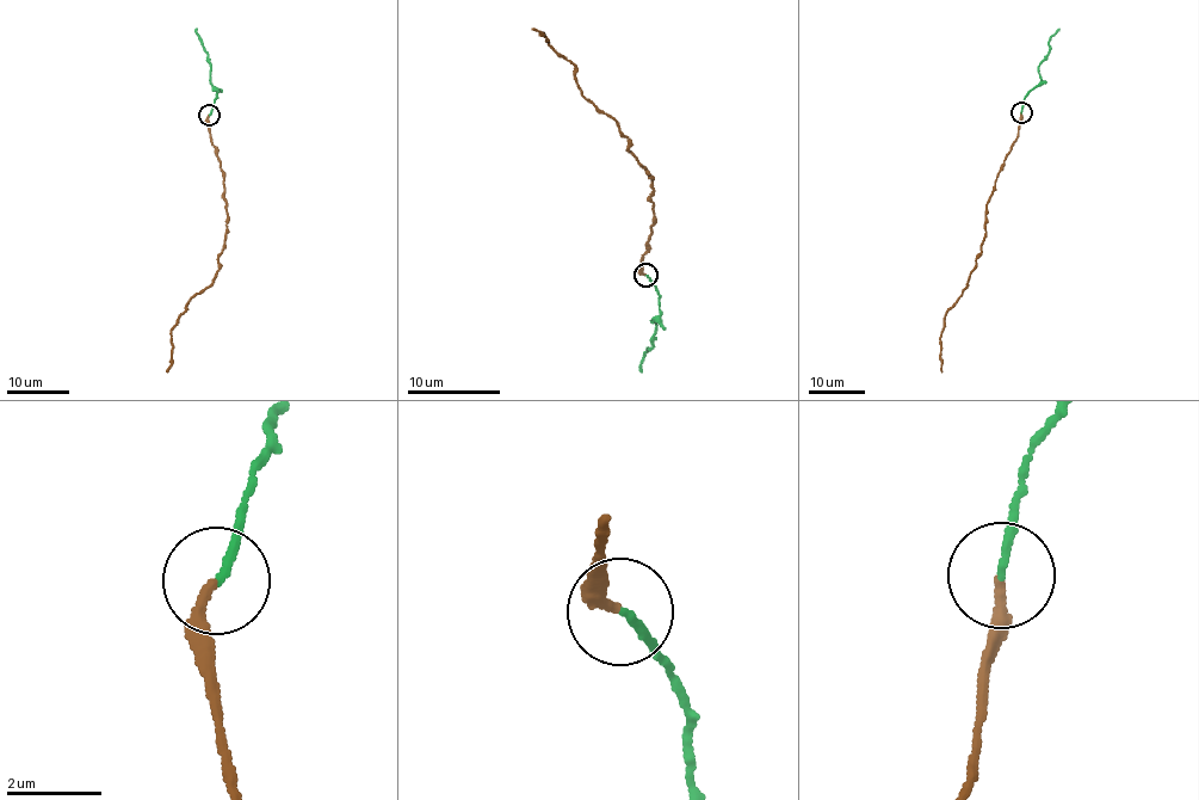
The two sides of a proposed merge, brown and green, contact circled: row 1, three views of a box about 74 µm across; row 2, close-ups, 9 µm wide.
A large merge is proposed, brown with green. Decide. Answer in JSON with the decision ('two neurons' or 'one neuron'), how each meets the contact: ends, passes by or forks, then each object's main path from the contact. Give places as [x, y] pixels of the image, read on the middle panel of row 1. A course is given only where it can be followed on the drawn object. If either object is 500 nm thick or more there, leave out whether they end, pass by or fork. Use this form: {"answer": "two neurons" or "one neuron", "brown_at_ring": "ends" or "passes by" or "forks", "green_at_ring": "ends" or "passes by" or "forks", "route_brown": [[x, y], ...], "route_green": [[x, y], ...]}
{"answer": "one neuron", "brown_at_ring": "ends", "green_at_ring": "ends", "route_brown": [[646, 275], [641, 258], [653, 222], [653, 182], [626, 149], [617, 121], [581, 93], [575, 68], [533, 28]], "route_green": [[646, 275], [654, 284], [660, 312], [653, 322], [653, 348], [647, 351], [642, 373]]}

